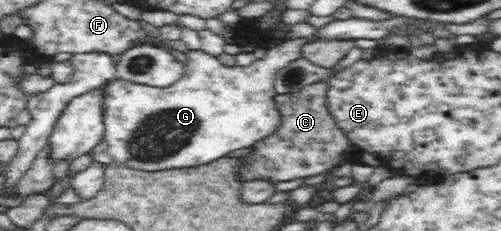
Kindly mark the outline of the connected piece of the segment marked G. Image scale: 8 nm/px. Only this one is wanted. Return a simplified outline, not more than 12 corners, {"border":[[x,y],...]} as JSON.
{"border":[[285,40],[189,50],[166,88],[115,79],[95,162],[194,168],[273,137]]}

